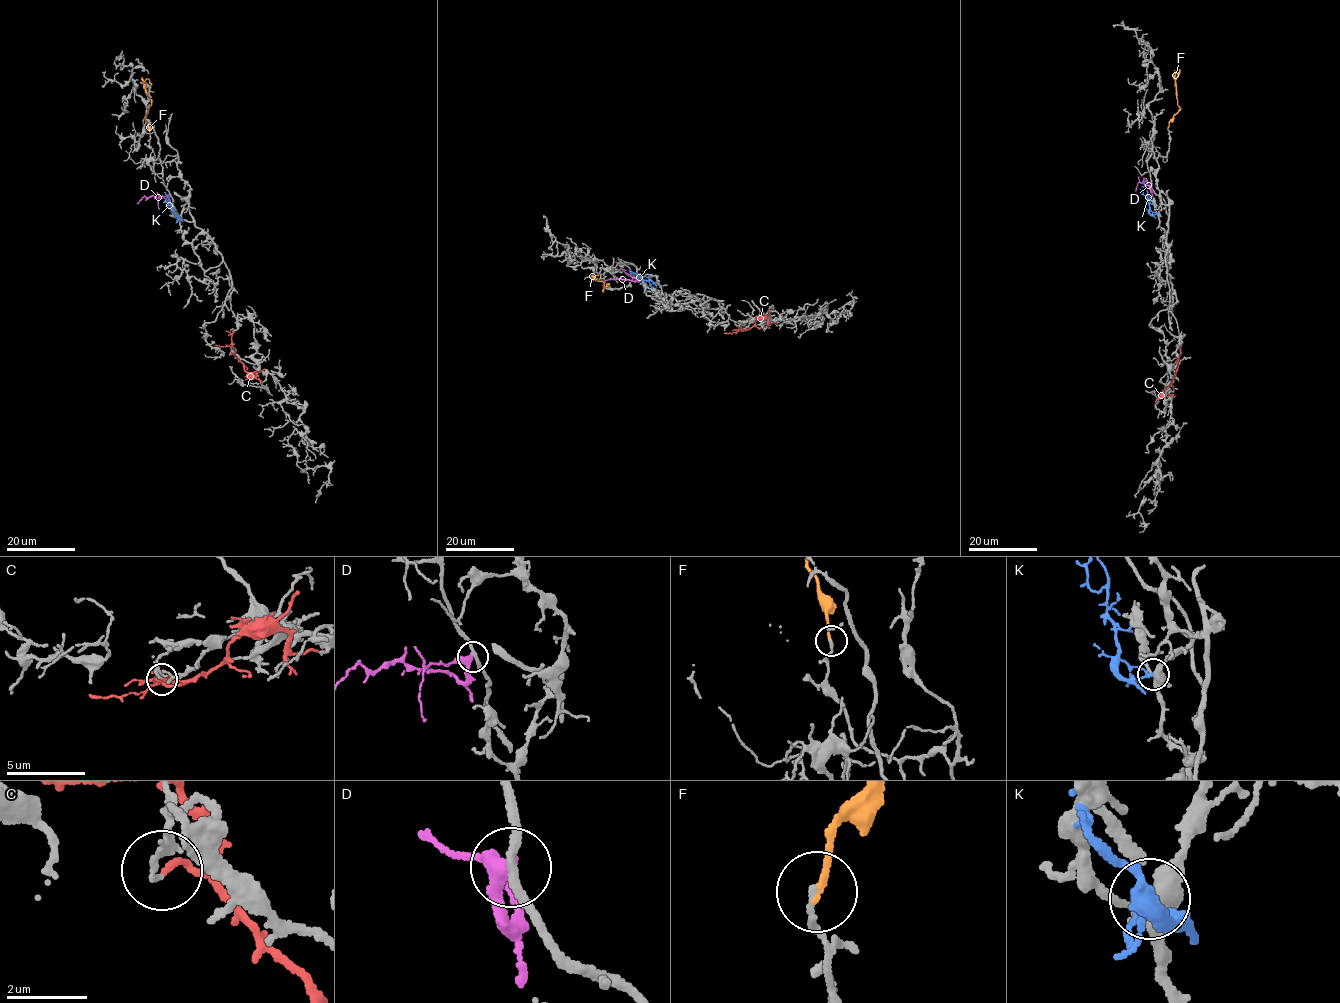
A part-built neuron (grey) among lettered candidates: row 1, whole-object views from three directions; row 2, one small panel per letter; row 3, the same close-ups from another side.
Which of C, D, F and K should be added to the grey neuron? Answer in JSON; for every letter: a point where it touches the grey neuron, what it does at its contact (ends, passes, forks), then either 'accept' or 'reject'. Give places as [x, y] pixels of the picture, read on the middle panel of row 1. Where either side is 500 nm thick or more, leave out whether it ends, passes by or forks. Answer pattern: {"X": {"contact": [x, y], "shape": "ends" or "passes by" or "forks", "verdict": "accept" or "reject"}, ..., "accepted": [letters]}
{"C": {"contact": [740, 329], "shape": "ends", "verdict": "reject"}, "D": {"contact": [636, 278], "shape": "passes by", "verdict": "reject"}, "F": {"contact": [609, 284], "shape": "ends", "verdict": "reject"}, "K": {"contact": [652, 288], "shape": "passes by", "verdict": "reject"}, "accepted": []}

